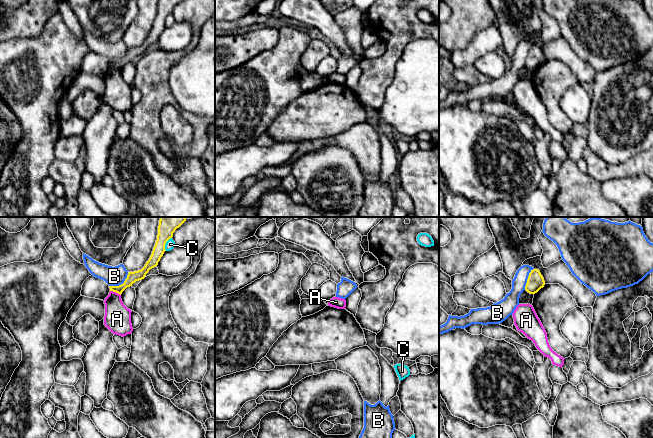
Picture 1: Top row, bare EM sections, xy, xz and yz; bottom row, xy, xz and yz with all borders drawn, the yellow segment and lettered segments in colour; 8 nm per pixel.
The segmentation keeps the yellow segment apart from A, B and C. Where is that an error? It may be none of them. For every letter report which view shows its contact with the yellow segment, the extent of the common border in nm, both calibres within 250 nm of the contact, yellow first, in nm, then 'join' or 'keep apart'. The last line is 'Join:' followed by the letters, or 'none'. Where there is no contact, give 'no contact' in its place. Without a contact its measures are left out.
A: xy | 100 nm | 90/220 nm | keep apart
B: xy | 200 nm | 90/160 nm | keep apart
C: xy | 120 nm | 190/80 nm | keep apart
Join: none

